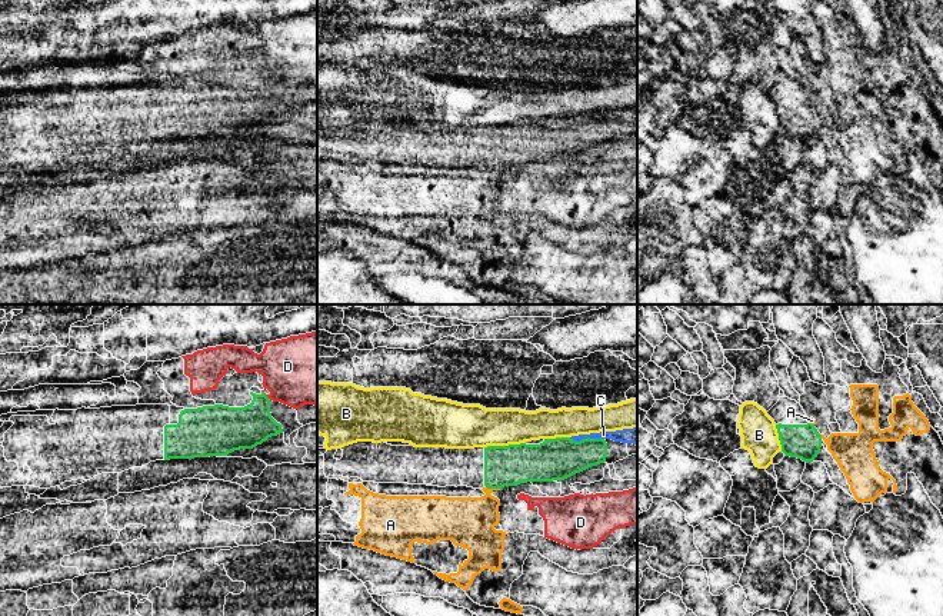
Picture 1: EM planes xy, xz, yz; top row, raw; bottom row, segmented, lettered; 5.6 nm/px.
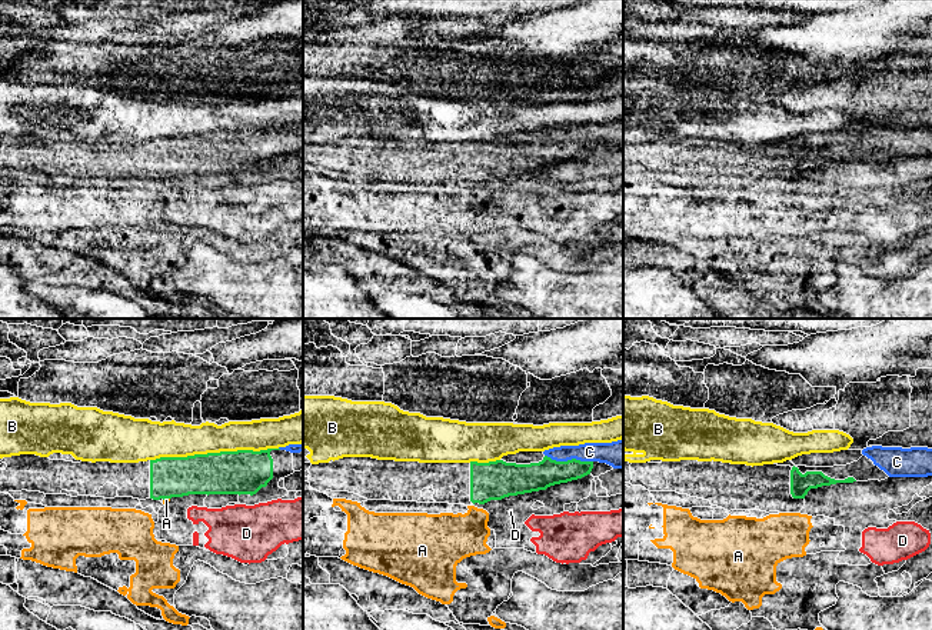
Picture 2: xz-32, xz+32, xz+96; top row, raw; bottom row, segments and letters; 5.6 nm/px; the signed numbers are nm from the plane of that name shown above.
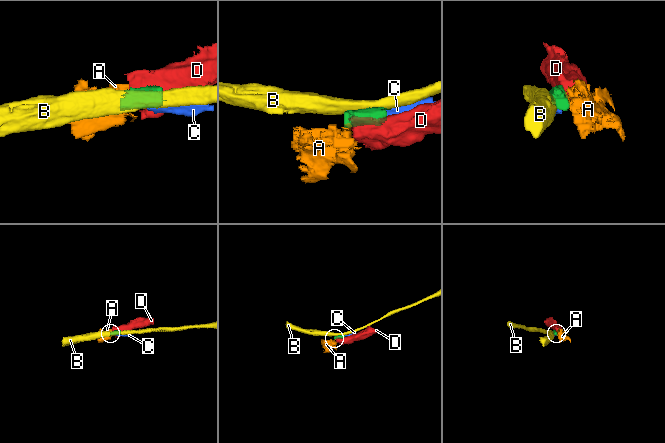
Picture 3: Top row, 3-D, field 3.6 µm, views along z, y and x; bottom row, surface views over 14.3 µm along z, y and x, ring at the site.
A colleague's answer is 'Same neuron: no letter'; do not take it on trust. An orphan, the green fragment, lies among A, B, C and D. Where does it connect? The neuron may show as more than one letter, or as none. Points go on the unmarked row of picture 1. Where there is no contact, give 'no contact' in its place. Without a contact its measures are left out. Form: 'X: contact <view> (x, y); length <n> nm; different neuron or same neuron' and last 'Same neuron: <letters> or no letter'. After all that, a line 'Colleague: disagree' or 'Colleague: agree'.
A: contact xz (493, 167); length 80 nm; different neuron
B: contact xz (503, 126); length 220 nm; different neuron
C: contact xz (586, 119); length 200 nm; different neuron
D: contact xy (265, 75); length 80 nm; different neuron
Same neuron: no letter
Colleague: agree

